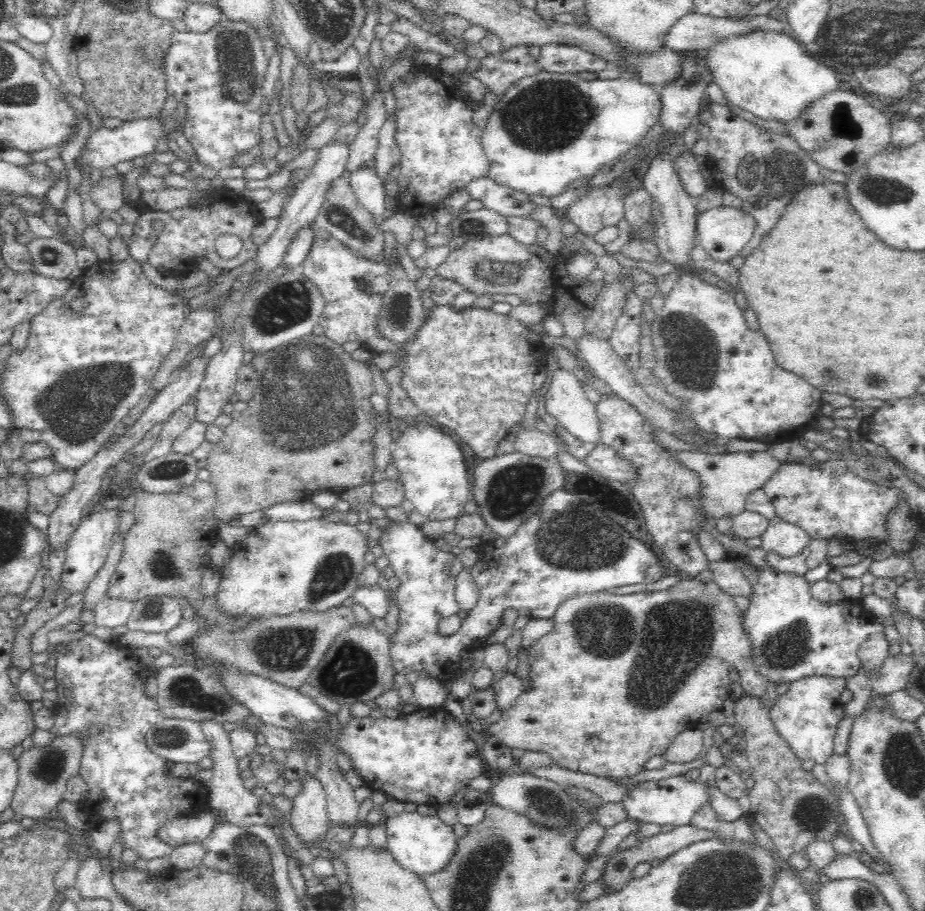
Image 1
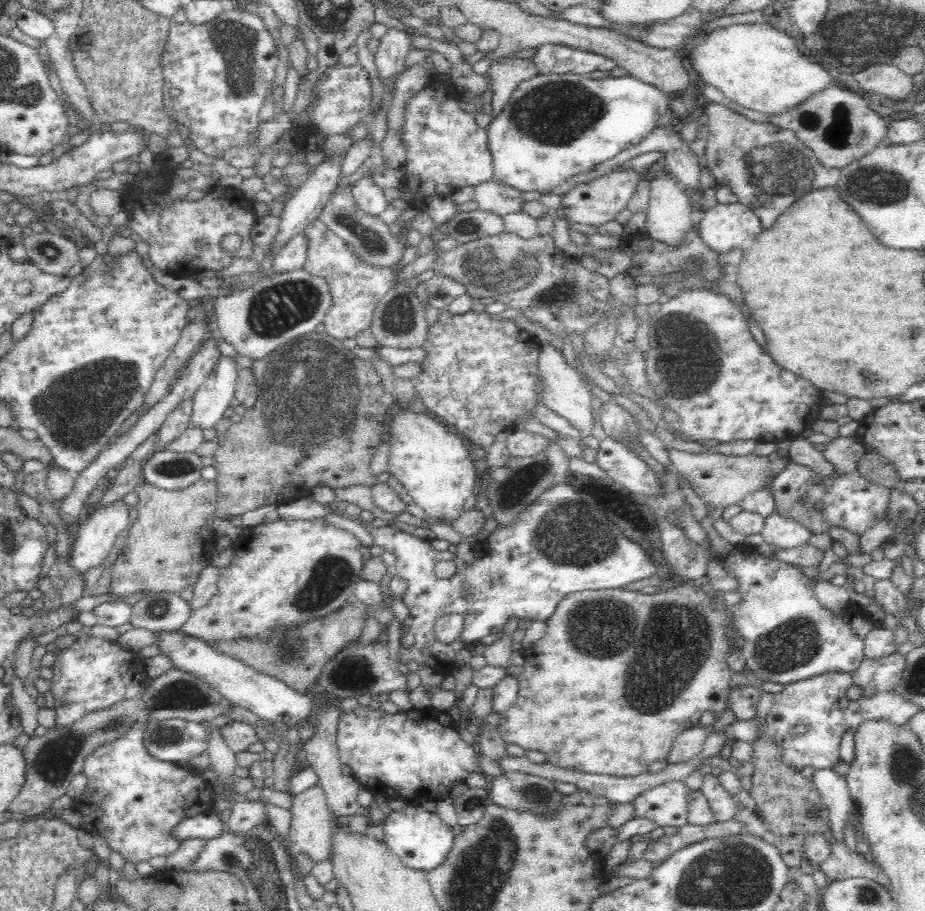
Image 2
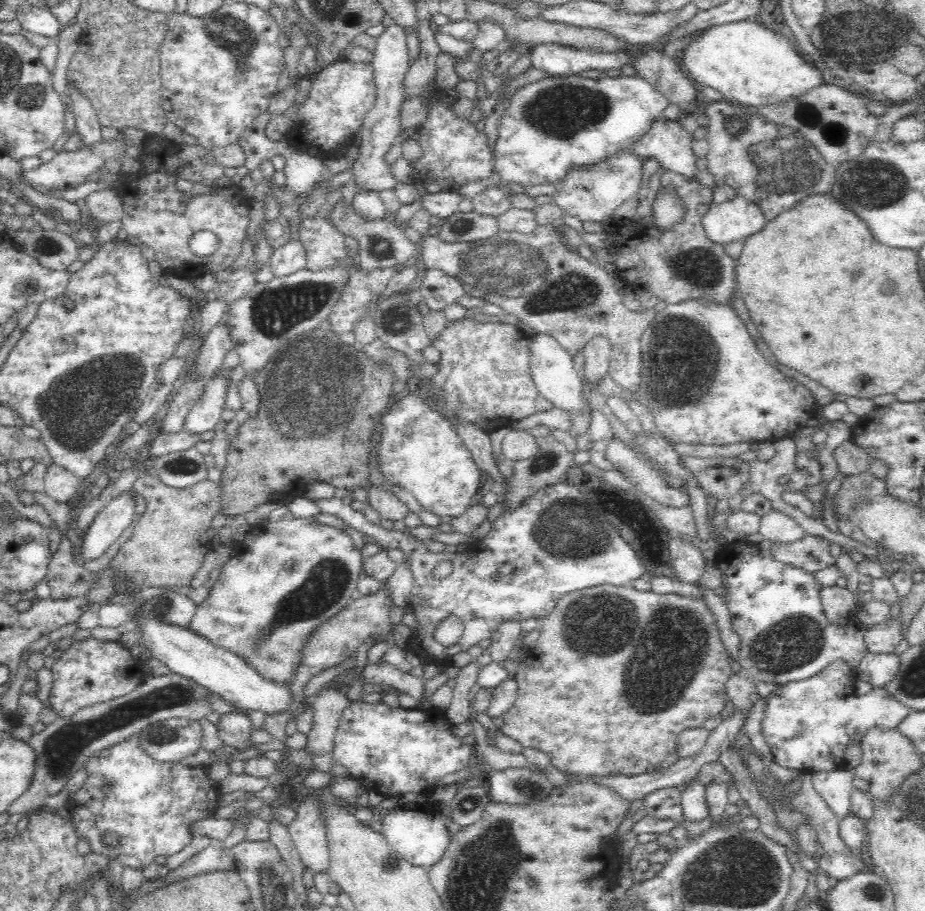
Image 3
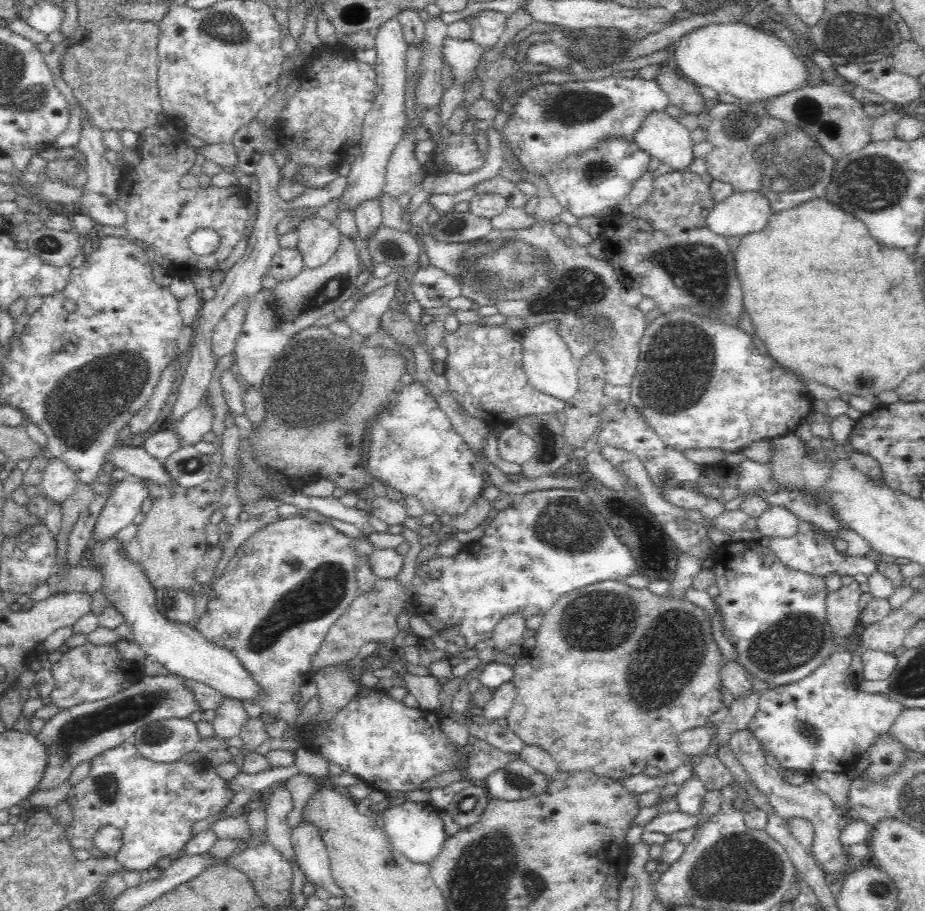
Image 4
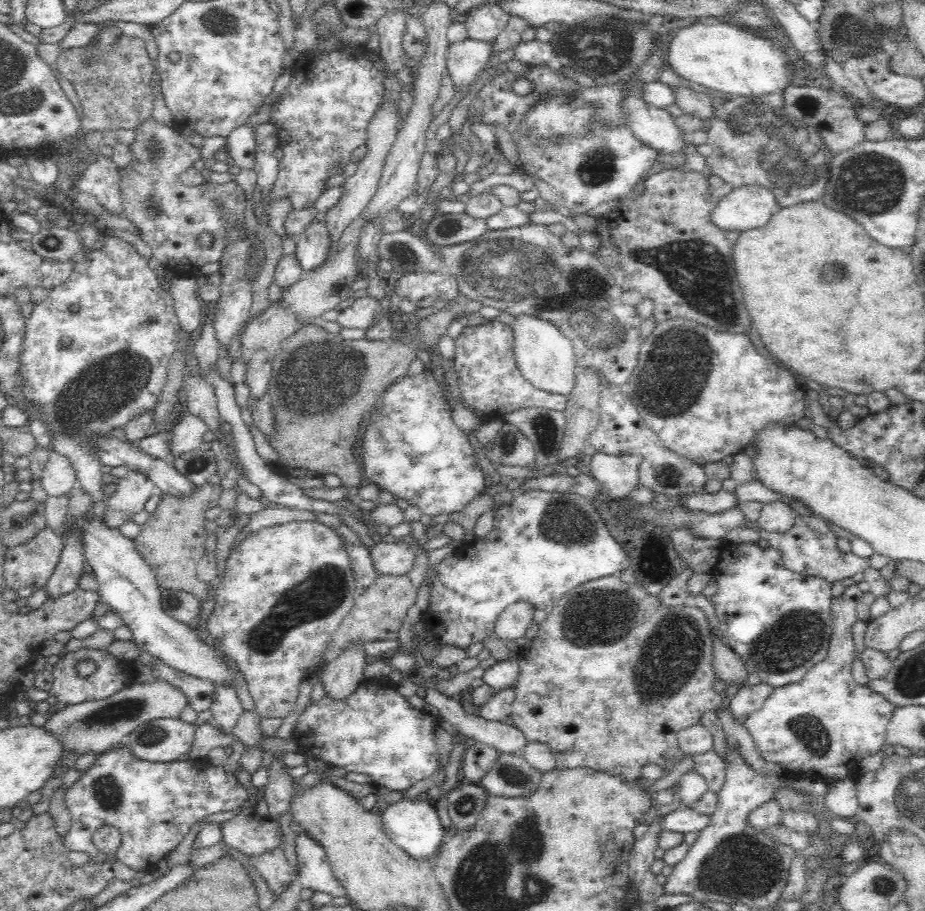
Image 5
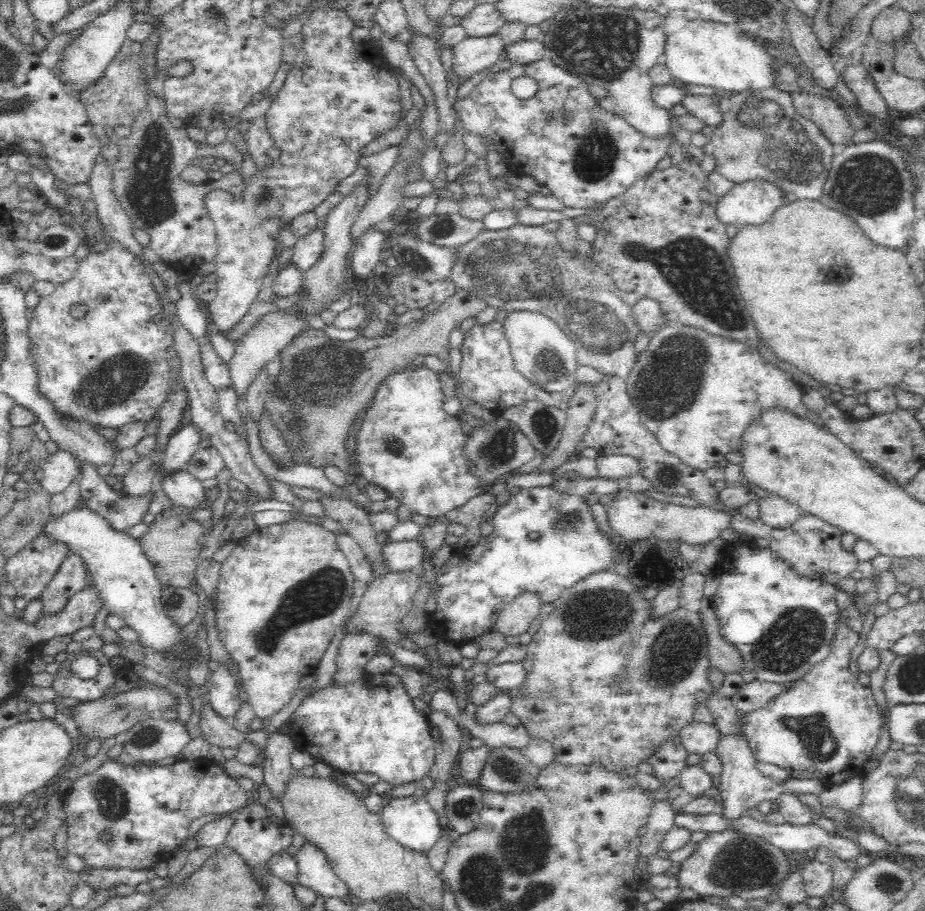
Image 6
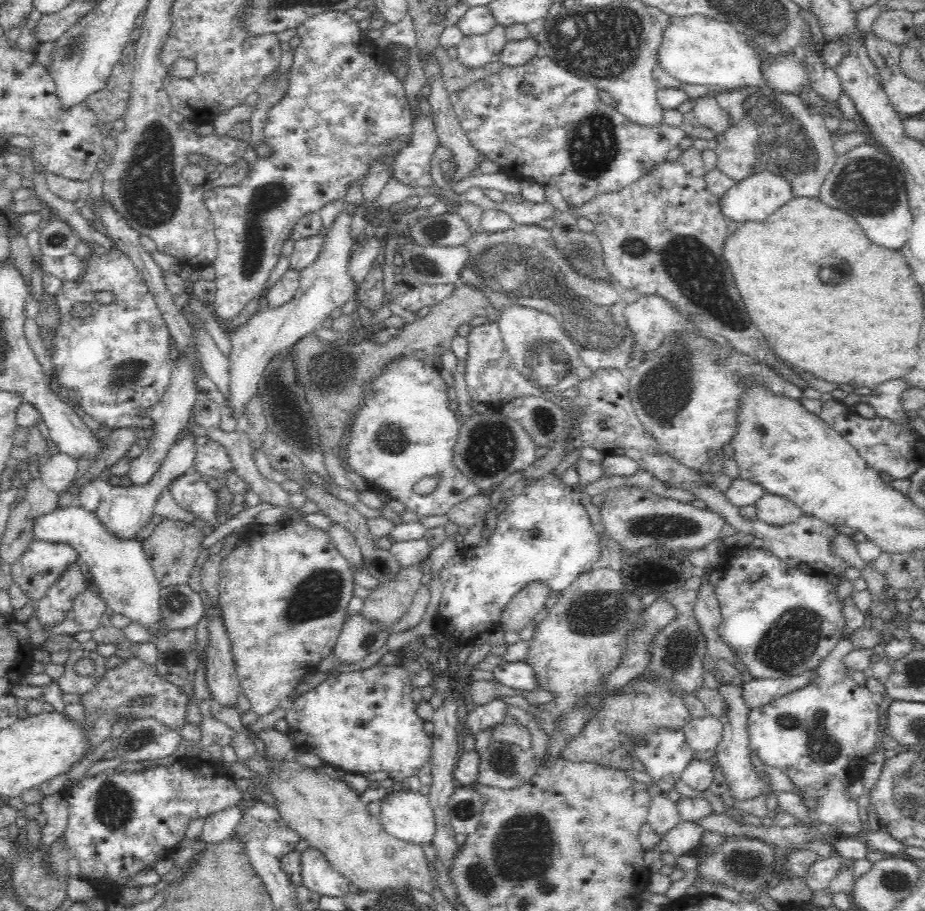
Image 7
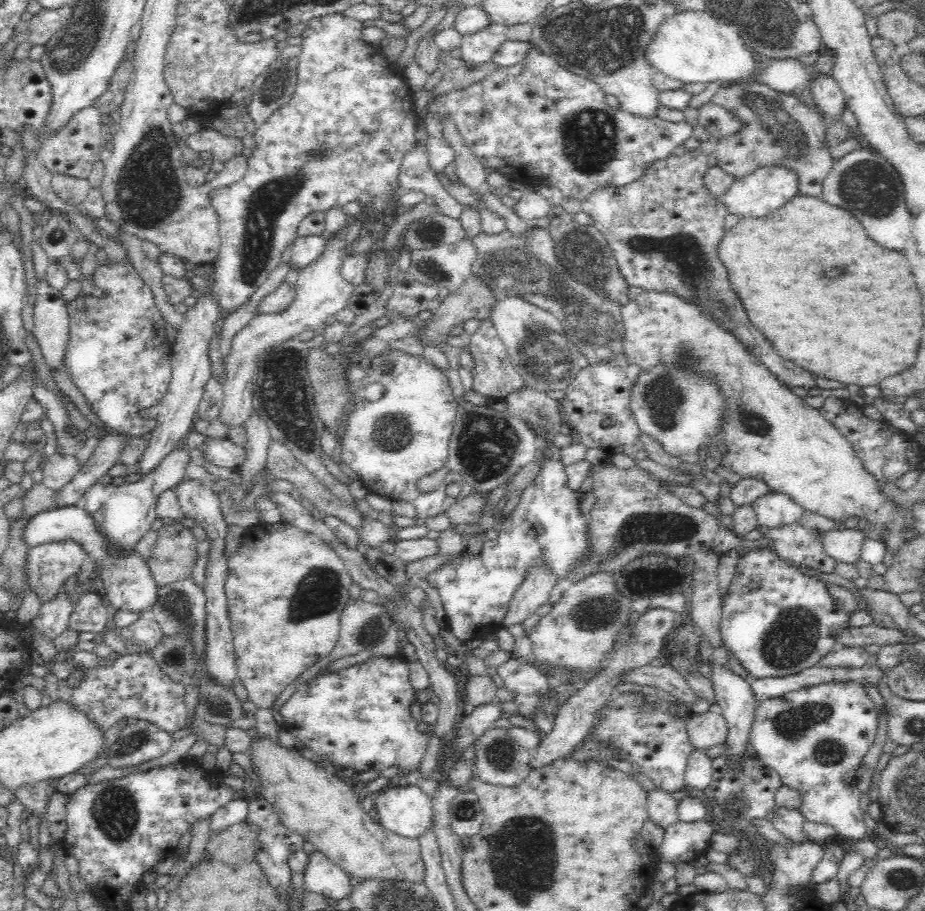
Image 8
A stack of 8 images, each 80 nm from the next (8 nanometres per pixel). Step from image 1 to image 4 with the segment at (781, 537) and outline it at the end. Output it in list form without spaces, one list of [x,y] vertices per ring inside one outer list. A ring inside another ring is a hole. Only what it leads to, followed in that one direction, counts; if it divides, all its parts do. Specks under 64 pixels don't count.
[[[768,505],[764,513],[757,518],[756,528],[767,537],[785,537],[794,534],[799,520],[784,506]]]

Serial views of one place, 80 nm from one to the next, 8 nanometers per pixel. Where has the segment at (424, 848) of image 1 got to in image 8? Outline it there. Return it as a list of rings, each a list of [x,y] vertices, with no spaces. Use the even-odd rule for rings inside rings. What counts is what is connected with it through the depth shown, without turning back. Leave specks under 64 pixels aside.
[[[399,779],[376,794],[373,806],[379,814],[376,820],[404,838],[418,838],[433,818],[431,796],[424,793],[420,783],[410,786]]]

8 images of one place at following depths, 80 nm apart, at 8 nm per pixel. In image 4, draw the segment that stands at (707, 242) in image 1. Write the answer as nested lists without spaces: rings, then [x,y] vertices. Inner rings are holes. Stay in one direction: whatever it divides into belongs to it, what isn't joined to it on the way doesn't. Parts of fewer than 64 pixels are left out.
[[[757,190],[733,191],[730,196],[717,202],[708,214],[710,230],[724,235],[744,236],[762,230],[772,214],[767,195]]]

